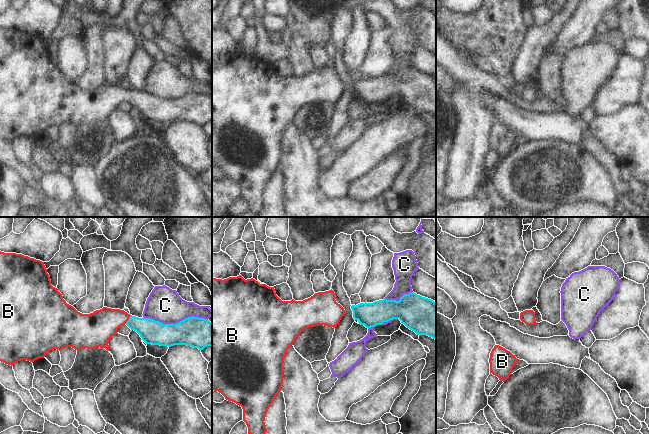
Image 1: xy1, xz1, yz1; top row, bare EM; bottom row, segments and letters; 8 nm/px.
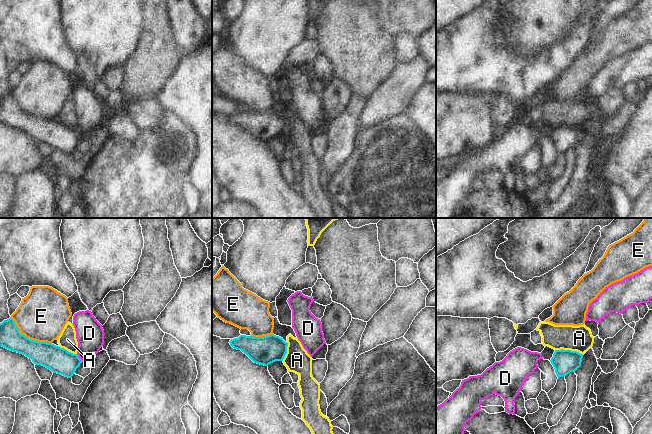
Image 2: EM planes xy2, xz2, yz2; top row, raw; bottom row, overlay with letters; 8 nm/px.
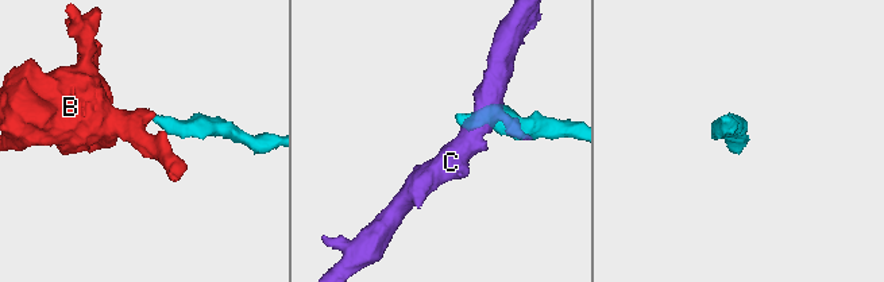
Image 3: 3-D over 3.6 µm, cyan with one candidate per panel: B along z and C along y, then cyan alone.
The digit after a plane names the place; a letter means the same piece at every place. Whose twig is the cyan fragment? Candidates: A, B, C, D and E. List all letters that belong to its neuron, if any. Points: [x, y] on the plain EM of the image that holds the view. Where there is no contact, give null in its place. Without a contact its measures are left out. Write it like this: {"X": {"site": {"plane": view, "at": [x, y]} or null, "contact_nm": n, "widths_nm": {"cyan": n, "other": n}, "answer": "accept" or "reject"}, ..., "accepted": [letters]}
{"A": {"site": {"plane": "yz2", "at": [569, 126]}, "contact_nm": 220, "widths_nm": {"cyan": 190, "other": 200}, "answer": "reject"}, "B": {"site": {"plane": "xy1", "at": [129, 95]}, "contact_nm": 90, "widths_nm": {"cyan": 190, "other": 260}, "answer": "accept"}, "C": {"site": {"plane": "xy1", "at": [176, 99]}, "contact_nm": 500, "widths_nm": {"cyan": 240, "other": 280}, "answer": "reject"}, "D": {"site": {"plane": "xy2", "at": [79, 134]}, "contact_nm": 80, "widths_nm": {"cyan": 200, "other": 220}, "answer": "reject"}, "E": {"site": {"plane": "xy2", "at": [28, 114]}, "contact_nm": 400, "widths_nm": {"cyan": 190, "other": 400}, "answer": "reject"}, "accepted": ["B"]}

